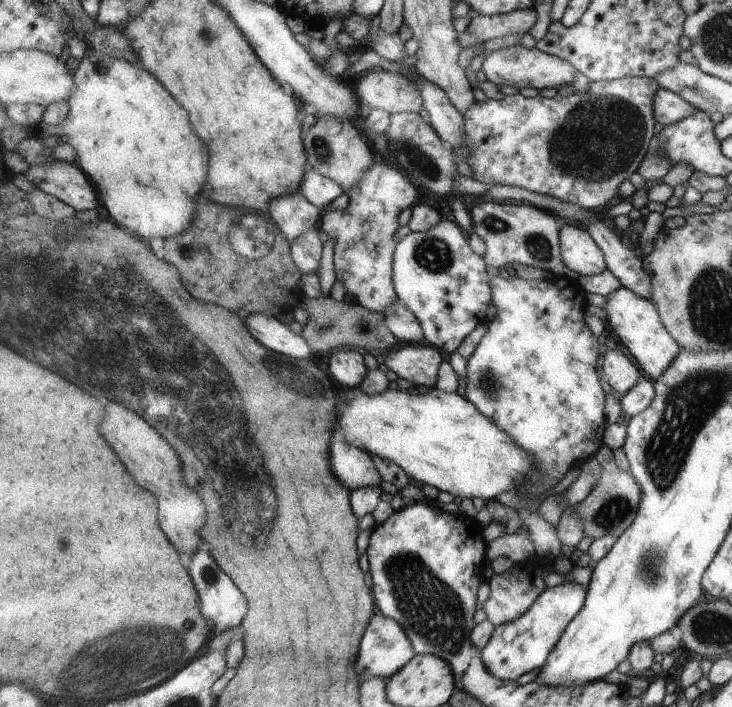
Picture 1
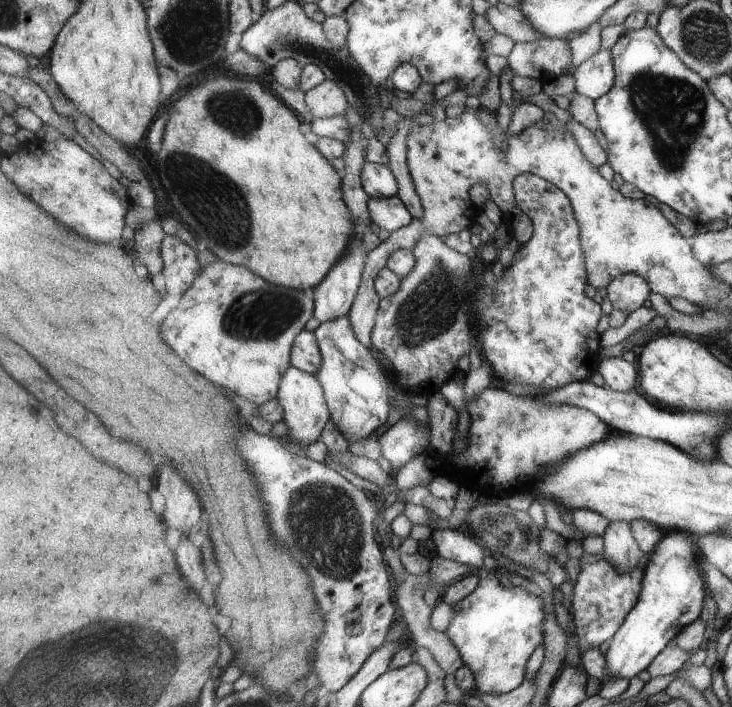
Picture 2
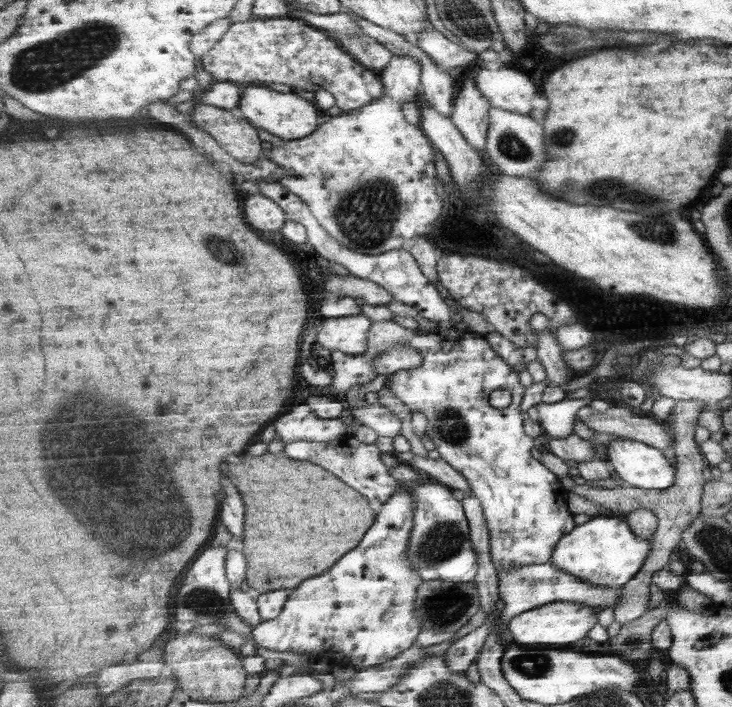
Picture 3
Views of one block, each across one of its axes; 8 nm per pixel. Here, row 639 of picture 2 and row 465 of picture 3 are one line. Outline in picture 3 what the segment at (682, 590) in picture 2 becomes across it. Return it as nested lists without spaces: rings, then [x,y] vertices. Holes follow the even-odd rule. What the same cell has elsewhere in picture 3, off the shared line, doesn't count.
[[[619,438],[607,450],[612,468],[626,485],[661,491],[676,484],[676,466],[656,447]]]

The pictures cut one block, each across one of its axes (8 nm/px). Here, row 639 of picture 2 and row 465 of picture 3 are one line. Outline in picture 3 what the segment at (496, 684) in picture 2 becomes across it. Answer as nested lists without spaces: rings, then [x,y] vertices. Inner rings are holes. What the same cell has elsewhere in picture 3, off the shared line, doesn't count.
[[[390,319],[387,321],[376,321],[373,323],[373,326],[369,331],[369,348],[365,351],[365,353],[353,356],[343,351],[331,352],[331,365],[335,371],[332,382],[334,392],[336,392],[336,394],[345,394],[351,386],[360,385],[364,387],[365,384],[371,382],[373,378],[377,377],[377,374],[375,374],[375,368],[373,368],[373,359],[375,359],[379,353],[387,351],[387,349],[395,347],[395,345],[411,345],[415,347],[421,354],[423,354],[425,361],[423,361],[423,365],[419,368],[400,370],[399,372],[390,375],[387,385],[391,387],[391,390],[393,390],[393,392],[395,392],[395,394],[397,394],[397,396],[399,396],[399,398],[401,398],[407,406],[409,406],[409,410],[424,414],[428,422],[427,435],[433,440],[440,457],[442,457],[448,464],[451,464],[451,466],[453,466],[453,468],[455,468],[468,481],[472,492],[482,503],[482,508],[489,527],[489,535],[491,535],[491,559],[495,562],[495,569],[498,570],[498,572],[502,572],[502,570],[506,570],[507,567],[551,563],[555,546],[559,544],[561,538],[567,536],[567,534],[571,534],[573,530],[577,528],[577,522],[575,522],[575,516],[569,509],[567,502],[568,493],[563,488],[561,480],[555,476],[555,474],[553,474],[553,472],[551,472],[545,464],[541,464],[539,460],[536,460],[533,456],[531,456],[531,450],[533,450],[536,440],[531,436],[528,436],[525,432],[526,416],[525,413],[521,411],[521,402],[523,402],[523,396],[525,396],[525,386],[523,386],[523,384],[521,384],[521,380],[519,380],[519,371],[513,369],[513,366],[511,366],[509,362],[505,361],[505,359],[503,359],[503,357],[501,357],[501,355],[493,349],[486,336],[481,337],[481,335],[469,331],[467,328],[459,330],[451,326],[445,330],[443,330],[443,328],[436,328],[429,331],[423,331],[418,328],[405,328],[405,326],[401,326],[401,324],[397,324],[397,322],[393,321],[393,319]],[[495,390],[508,390],[510,392],[512,395],[512,401],[508,407],[497,409],[495,406],[491,406],[489,396],[491,396],[491,392],[495,392]]]

